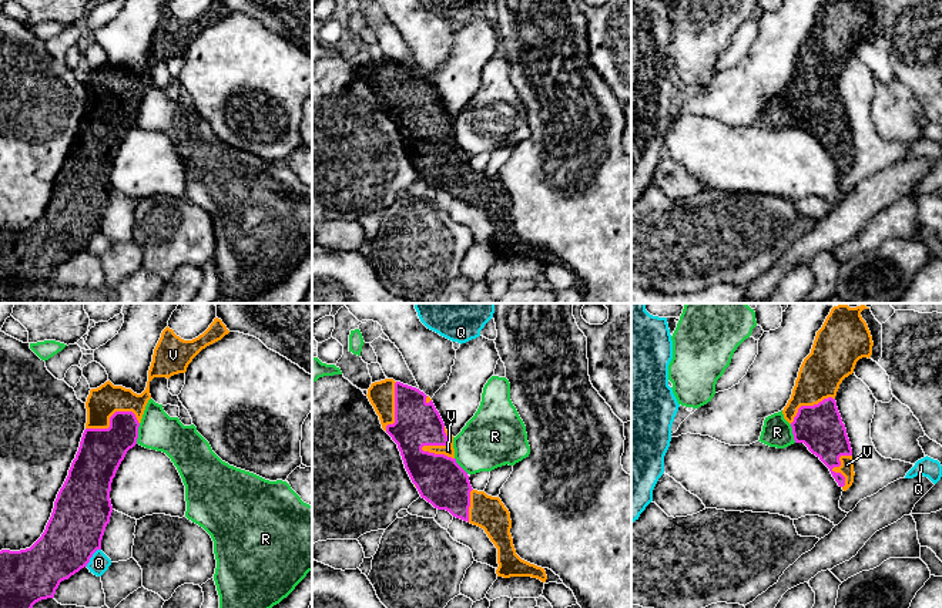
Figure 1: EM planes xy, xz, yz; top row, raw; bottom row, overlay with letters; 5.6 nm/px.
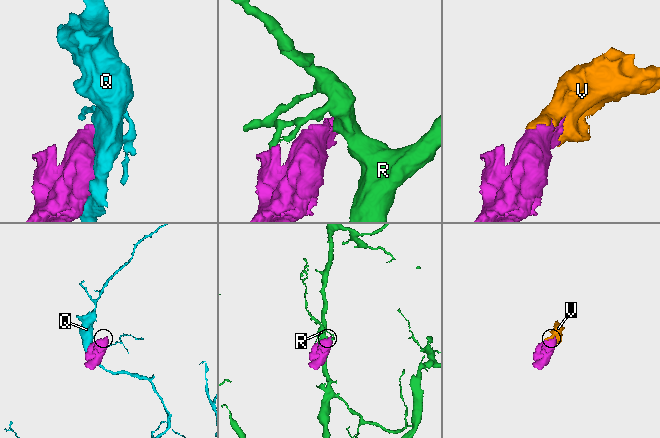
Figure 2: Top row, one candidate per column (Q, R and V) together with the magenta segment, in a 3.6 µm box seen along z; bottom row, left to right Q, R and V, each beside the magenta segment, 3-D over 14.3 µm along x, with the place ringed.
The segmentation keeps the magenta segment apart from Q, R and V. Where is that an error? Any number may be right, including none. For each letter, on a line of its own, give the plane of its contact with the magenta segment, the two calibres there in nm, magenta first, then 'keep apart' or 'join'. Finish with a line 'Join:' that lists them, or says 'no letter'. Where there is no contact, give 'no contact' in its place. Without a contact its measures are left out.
Q: xy | 320/110 nm | keep apart
R: xy | 260/220 nm | keep apart
V: xz | 280/70 nm | join
Join: V

